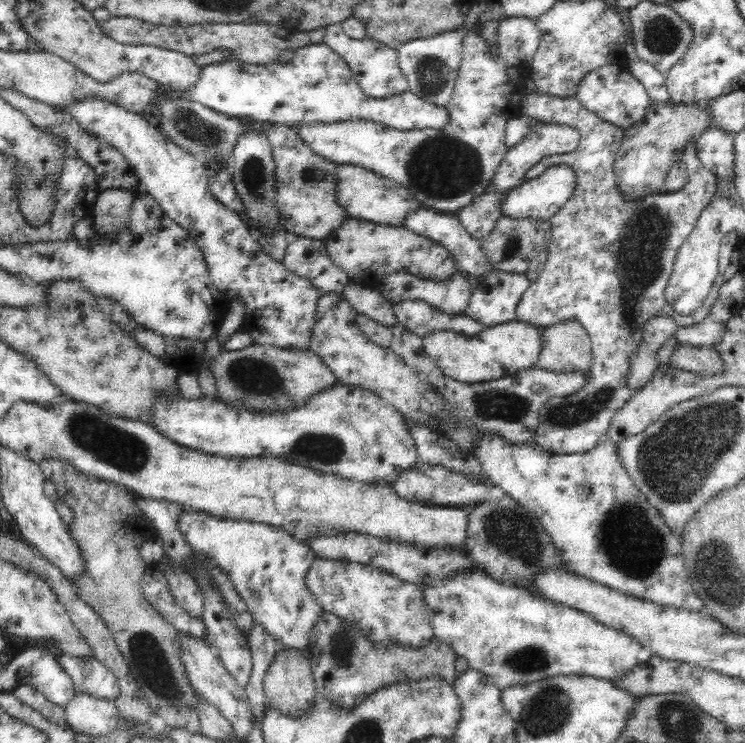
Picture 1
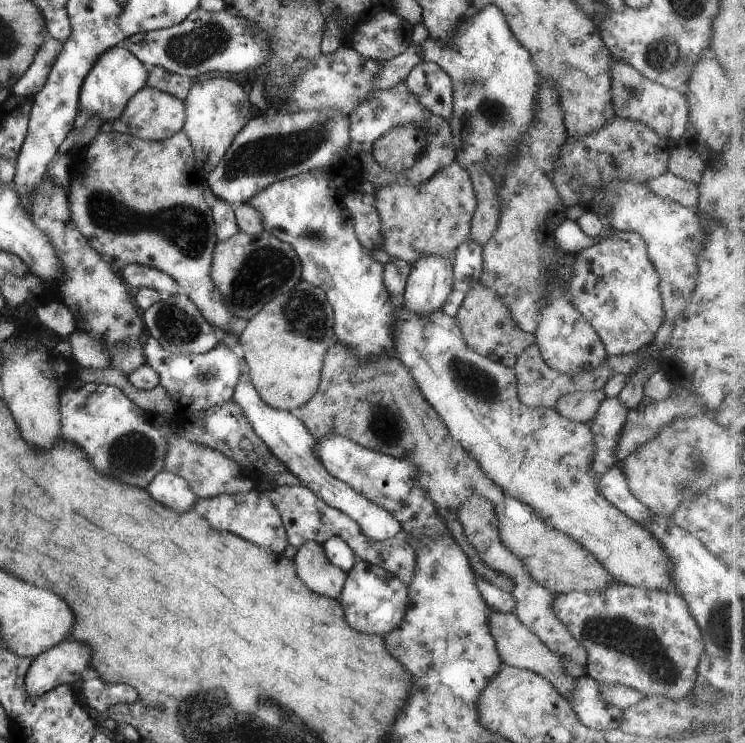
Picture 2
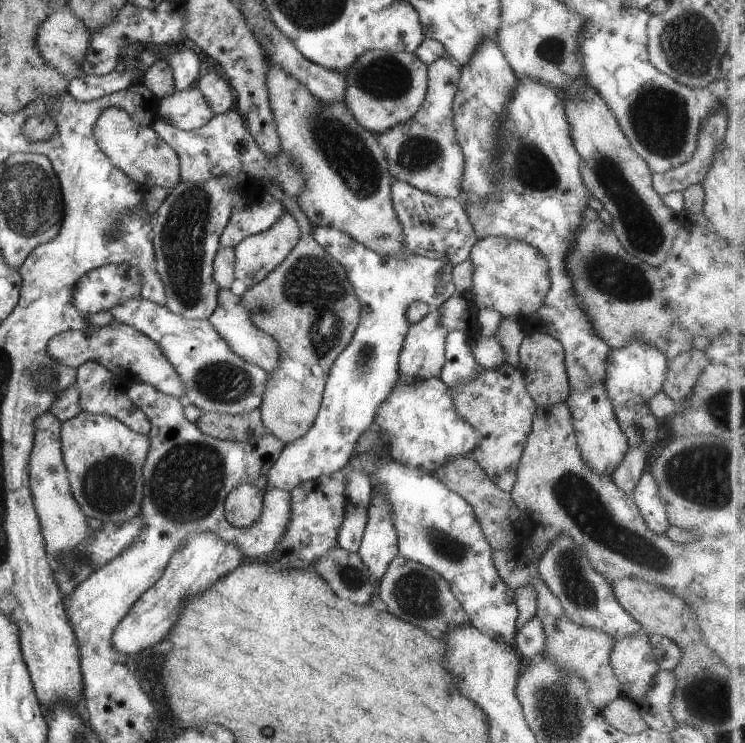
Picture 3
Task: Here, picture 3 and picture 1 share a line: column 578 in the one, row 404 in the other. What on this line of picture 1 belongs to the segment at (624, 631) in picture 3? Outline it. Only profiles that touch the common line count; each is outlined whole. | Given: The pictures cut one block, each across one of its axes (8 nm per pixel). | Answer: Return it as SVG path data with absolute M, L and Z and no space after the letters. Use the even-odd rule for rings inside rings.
M534 93L522 99L522 115L531 116L545 124L570 126L579 132L578 148L573 152L546 156L533 168L528 170L525 181L537 178L550 166L568 164L576 173L577 186L574 196L566 201L562 208L549 219L551 239L547 248L547 259L541 277L529 284L516 305L515 320L522 321L540 328L557 325L564 321L580 323L591 340L593 360L584 386L569 397L550 399L538 410L539 425L535 444L549 450L555 455L590 452L602 436L606 436L613 416L622 408L635 391L627 384L631 358L638 352L643 337L644 325L659 316L670 317L679 327L691 327L701 323L714 303L714 290L707 295L706 300L696 312L681 317L665 301L665 289L673 271L675 258L681 244L697 226L702 211L714 200L718 192L718 181L702 165L695 144L688 143L681 162L684 162L689 173L689 182L678 192L661 191L638 199L626 199L622 190L616 185L613 165L618 157L618 149L622 144L625 129L602 120L594 112L582 106L574 97L554 96L546 93Z

